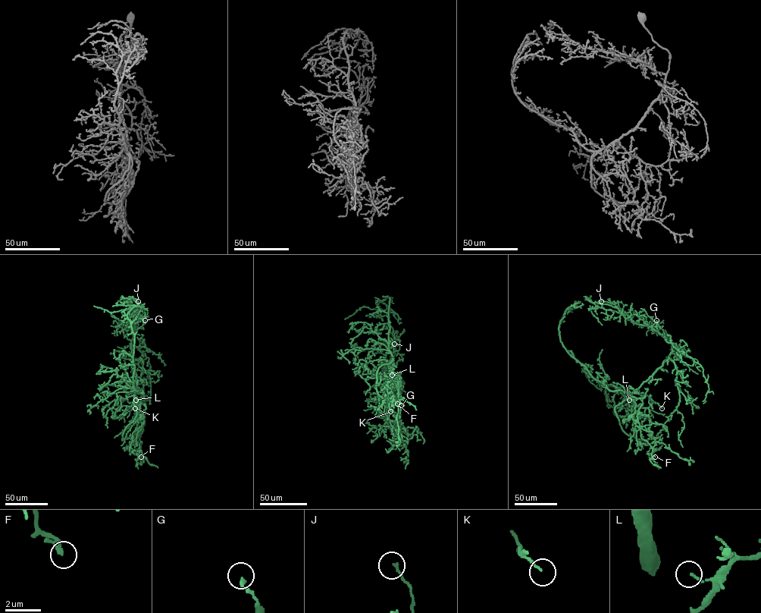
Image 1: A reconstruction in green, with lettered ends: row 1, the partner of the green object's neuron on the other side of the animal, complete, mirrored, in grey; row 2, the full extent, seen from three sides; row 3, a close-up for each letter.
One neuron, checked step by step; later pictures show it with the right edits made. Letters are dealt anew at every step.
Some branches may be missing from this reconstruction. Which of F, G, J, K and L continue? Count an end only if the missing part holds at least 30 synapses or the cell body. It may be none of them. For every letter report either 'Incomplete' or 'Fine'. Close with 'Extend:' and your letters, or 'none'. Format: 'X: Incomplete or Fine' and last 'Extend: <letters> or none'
F: Fine
G: Fine
J: Fine
K: Fine
L: Fine
Extend: none

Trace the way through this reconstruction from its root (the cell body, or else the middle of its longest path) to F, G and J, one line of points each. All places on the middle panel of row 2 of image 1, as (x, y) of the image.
F: (391, 383), (389, 377), (401, 385), (391, 389), (397, 403)
G: (391, 383), (392, 398), (387, 408), (386, 422), (389, 407), (401, 405)
J: (391, 383), (392, 398), (387, 408), (386, 422), (390, 397), (382, 373), (393, 363), (394, 344)

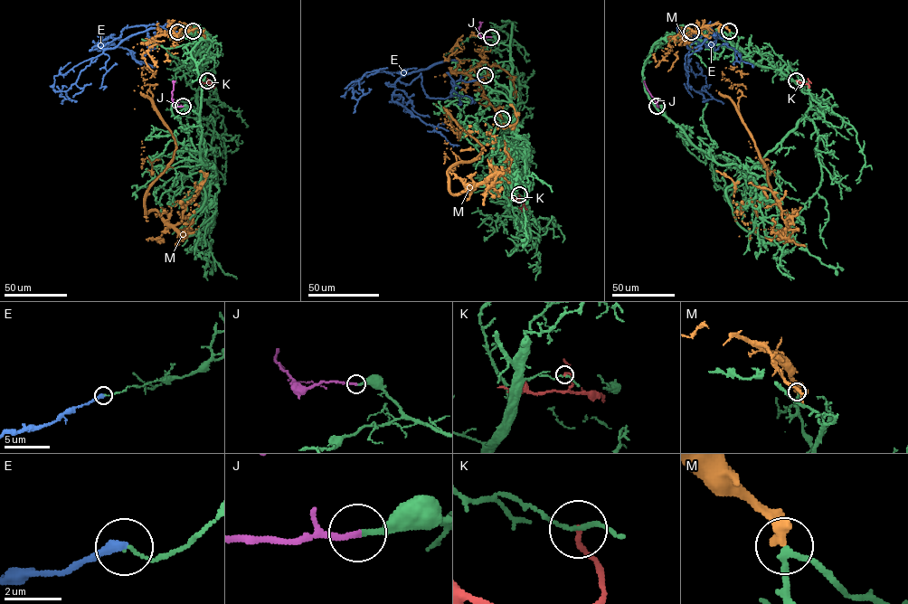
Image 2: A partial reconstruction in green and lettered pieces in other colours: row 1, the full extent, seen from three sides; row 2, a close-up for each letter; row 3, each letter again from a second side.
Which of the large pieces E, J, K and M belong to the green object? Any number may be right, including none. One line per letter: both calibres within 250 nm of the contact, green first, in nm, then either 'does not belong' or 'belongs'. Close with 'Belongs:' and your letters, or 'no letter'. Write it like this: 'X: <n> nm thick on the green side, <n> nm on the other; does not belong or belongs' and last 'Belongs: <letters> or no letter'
E: 80 nm thick on the green side, 360 nm on the other; does not belong
J: 200 nm thick on the green side, 220 nm on the other; belongs
K: 120 nm thick on the green side, 180 nm on the other; does not belong
M: 200 nm thick on the green side, 480 nm on the other; does not belong
Belongs: J

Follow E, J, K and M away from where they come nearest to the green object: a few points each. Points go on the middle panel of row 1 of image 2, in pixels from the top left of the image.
E: (485, 75), (429, 98), (420, 73), (404, 84), (374, 70), (352, 98), (360, 93)
J: (491, 37), (483, 37), (478, 33), (482, 22)
K: (519, 194), (523, 202), (521, 209), (519, 207)
M: (502, 118), (444, 76), (452, 130), (483, 147), (452, 193), (509, 169), (509, 104)

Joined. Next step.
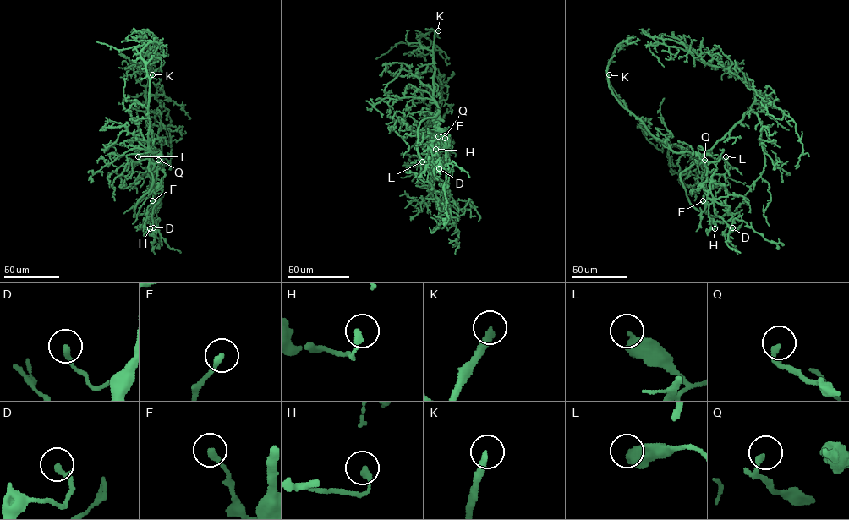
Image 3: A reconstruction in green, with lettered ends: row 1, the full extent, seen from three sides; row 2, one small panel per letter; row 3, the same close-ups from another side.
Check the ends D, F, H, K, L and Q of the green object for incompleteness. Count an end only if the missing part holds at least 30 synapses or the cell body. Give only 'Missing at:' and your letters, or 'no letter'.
Missing at: K

